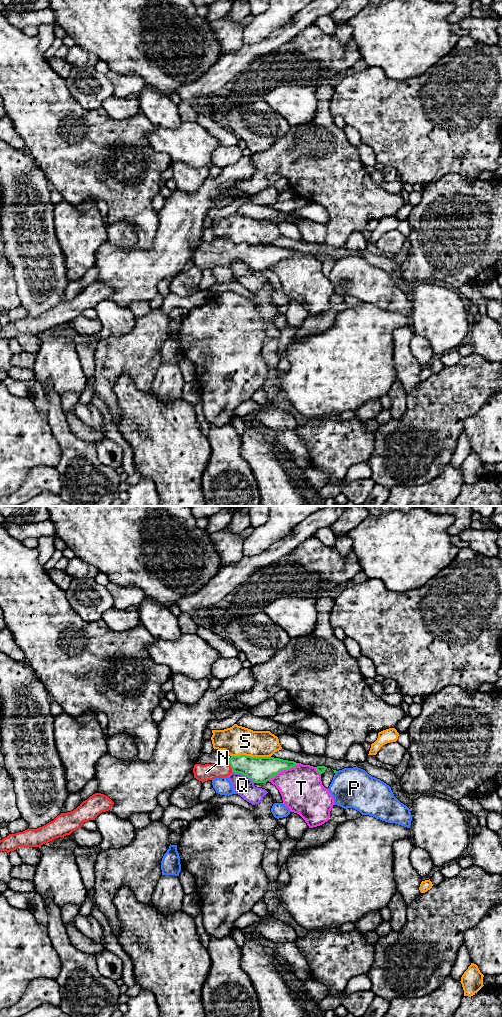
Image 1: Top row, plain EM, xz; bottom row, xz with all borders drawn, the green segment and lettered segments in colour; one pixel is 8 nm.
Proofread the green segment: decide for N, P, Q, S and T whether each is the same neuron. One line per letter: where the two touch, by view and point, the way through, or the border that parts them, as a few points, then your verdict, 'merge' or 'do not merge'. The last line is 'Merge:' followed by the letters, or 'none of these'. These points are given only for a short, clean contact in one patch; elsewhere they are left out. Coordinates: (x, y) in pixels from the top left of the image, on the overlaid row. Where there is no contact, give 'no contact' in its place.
N: xz (230, 765) | across xz (259, 769), (247, 765), (230, 765), (225, 769), (206, 772) | merge
P: no contact | do not merge
Q: xz (243, 774) | do not merge
S: xz (250, 756) | do not merge
T: xz (283, 769) | do not merge
Merge: N

